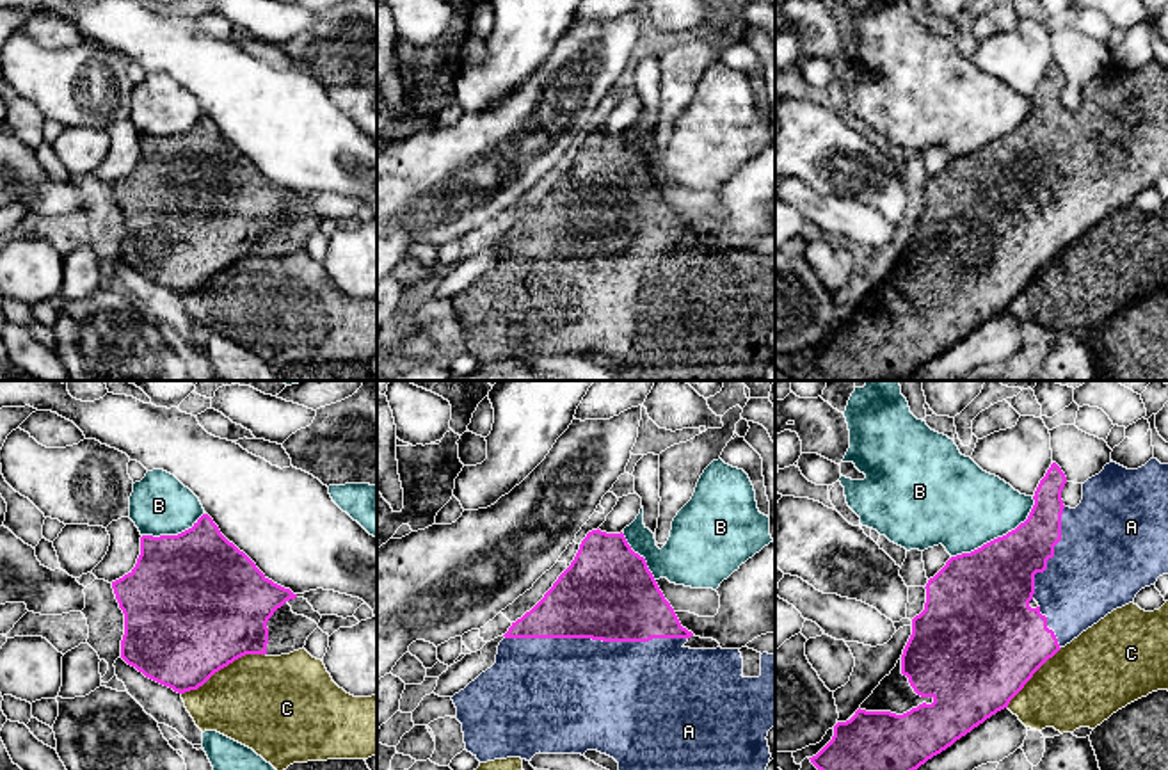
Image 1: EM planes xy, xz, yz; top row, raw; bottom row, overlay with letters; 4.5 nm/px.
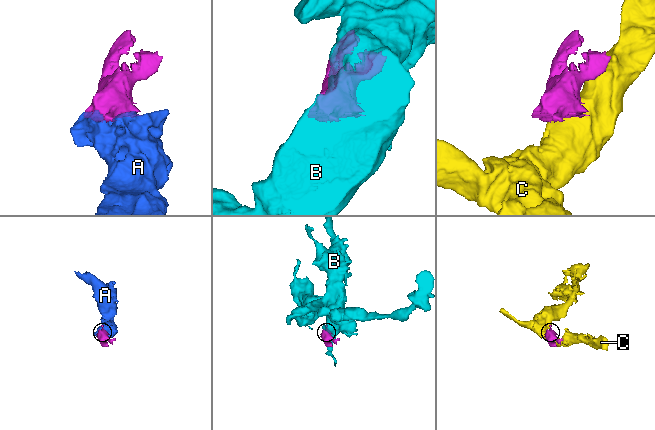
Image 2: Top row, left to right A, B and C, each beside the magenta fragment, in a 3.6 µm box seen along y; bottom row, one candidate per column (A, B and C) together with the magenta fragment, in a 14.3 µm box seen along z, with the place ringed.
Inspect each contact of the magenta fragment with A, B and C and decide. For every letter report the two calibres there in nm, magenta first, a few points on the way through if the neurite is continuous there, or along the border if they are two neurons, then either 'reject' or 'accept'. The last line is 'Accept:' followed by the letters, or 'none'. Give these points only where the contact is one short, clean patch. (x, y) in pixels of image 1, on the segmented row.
A: calibres 420 and 500 nm; accept
B: calibres 380 and 380 nm; reject
C: calibres 500 and 420 nm; reject
Accept: A

